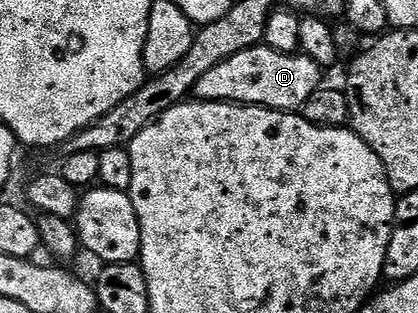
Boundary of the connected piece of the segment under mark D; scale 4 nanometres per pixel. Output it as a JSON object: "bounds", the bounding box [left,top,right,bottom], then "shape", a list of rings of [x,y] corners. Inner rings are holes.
{"bounds":[194,43,322,113],"shape":[[[261,43],[218,63],[218,67],[210,67],[210,71],[198,79],[194,97],[197,101],[231,101],[238,105],[261,105],[263,109],[276,109],[280,113],[295,113],[303,110],[306,99],[321,88],[320,73],[322,66],[303,53],[274,51]]]}

